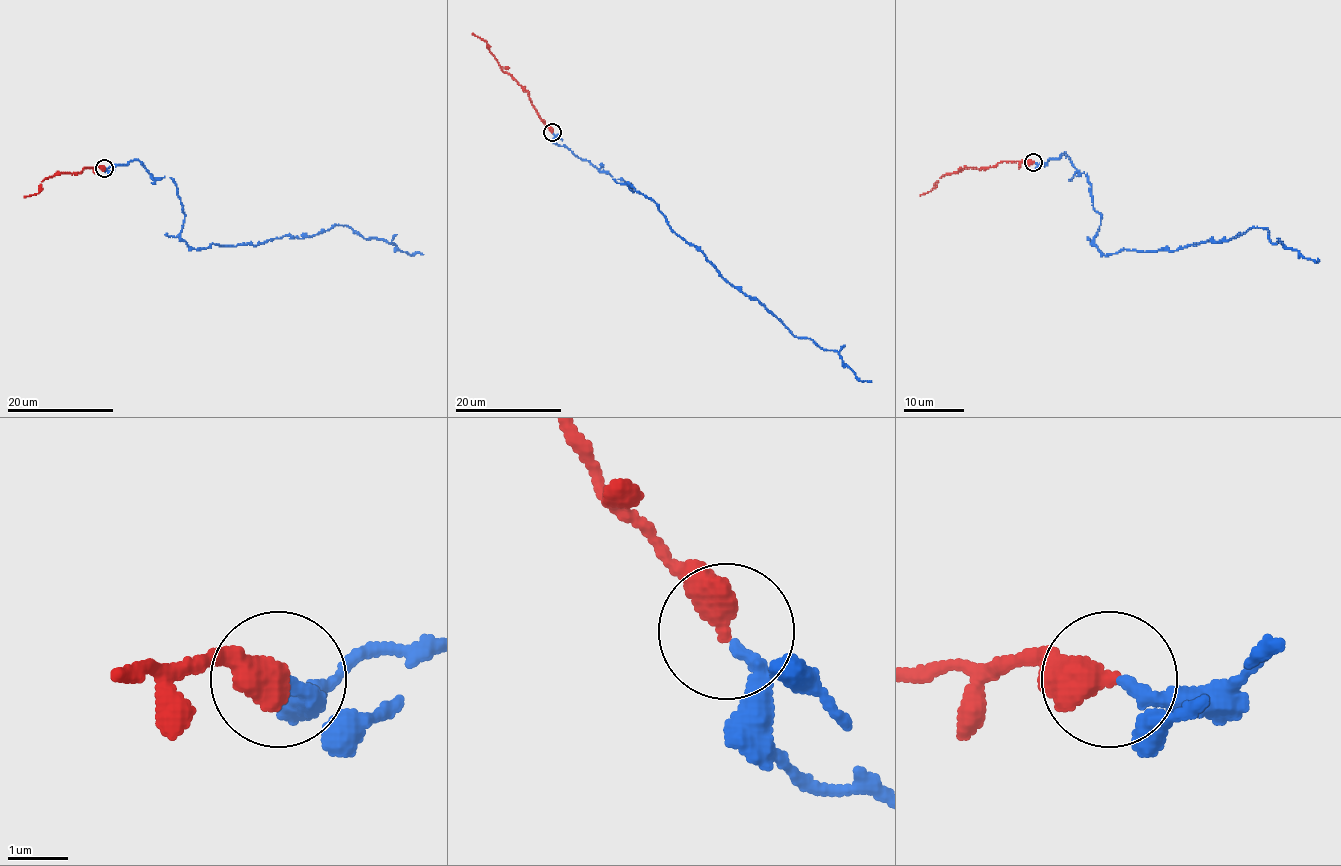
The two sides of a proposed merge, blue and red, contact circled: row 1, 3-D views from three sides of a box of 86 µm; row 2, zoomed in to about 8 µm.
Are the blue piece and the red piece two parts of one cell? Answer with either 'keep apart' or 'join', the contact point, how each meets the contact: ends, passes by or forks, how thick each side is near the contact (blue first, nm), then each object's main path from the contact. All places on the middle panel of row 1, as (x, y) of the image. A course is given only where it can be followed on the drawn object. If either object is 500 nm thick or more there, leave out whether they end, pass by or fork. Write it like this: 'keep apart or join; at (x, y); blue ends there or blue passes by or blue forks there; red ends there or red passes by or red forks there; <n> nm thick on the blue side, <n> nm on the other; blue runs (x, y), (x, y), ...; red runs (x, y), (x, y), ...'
join; at (552, 132); 160 nm thick on the blue side, 500 nm on the other; blue runs (553, 133), (559, 146), (652, 200), (672, 229), (793, 334), (835, 350), (861, 381), (871, 382); red runs (551, 133), (528, 93), (505, 73), (489, 45), (472, 33)

